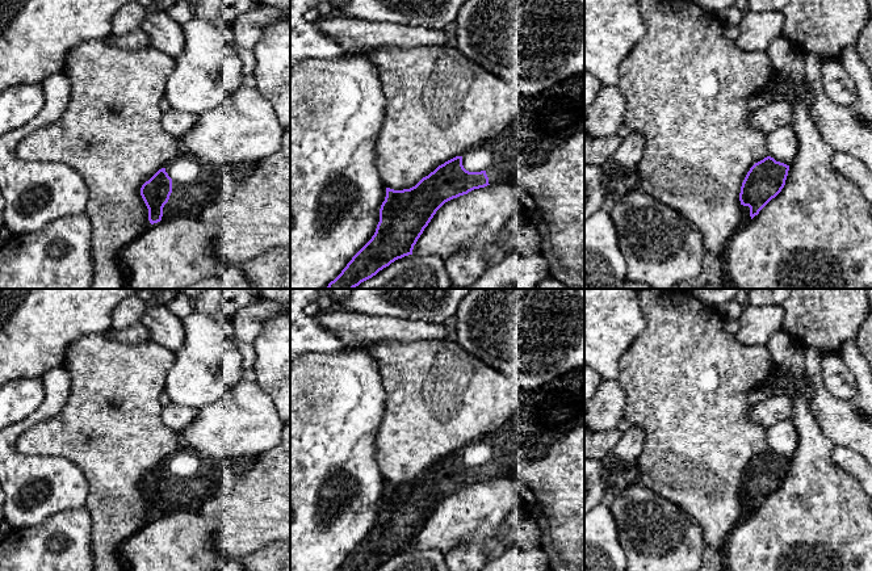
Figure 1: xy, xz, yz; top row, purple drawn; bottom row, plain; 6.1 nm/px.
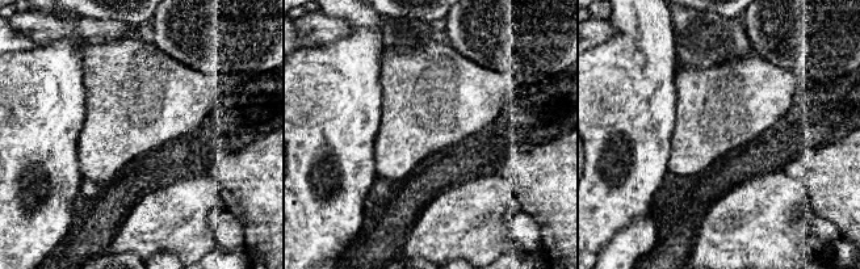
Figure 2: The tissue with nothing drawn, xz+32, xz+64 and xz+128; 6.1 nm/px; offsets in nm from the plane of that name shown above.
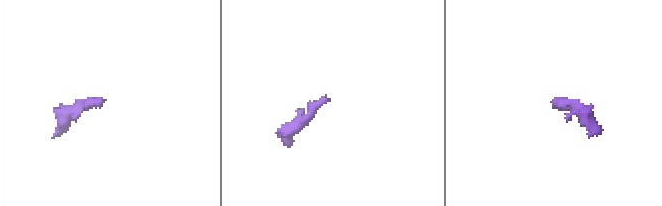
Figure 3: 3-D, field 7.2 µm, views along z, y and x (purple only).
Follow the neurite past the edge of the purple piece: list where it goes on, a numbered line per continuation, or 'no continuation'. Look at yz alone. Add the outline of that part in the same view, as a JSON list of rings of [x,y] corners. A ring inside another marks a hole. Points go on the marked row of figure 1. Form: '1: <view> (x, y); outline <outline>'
1: yz (746, 218); outline [[[742,205],[742,223],[746,224],[751,221],[750,207]]]

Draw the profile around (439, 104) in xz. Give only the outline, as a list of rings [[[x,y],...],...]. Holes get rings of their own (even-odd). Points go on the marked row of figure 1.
[[[453,45],[420,47],[368,47],[365,55],[377,66],[385,95],[385,117],[376,139],[376,169],[386,188],[403,190],[445,161],[462,156],[485,140],[502,134],[516,118],[521,93],[519,89],[482,68],[461,54]]]

